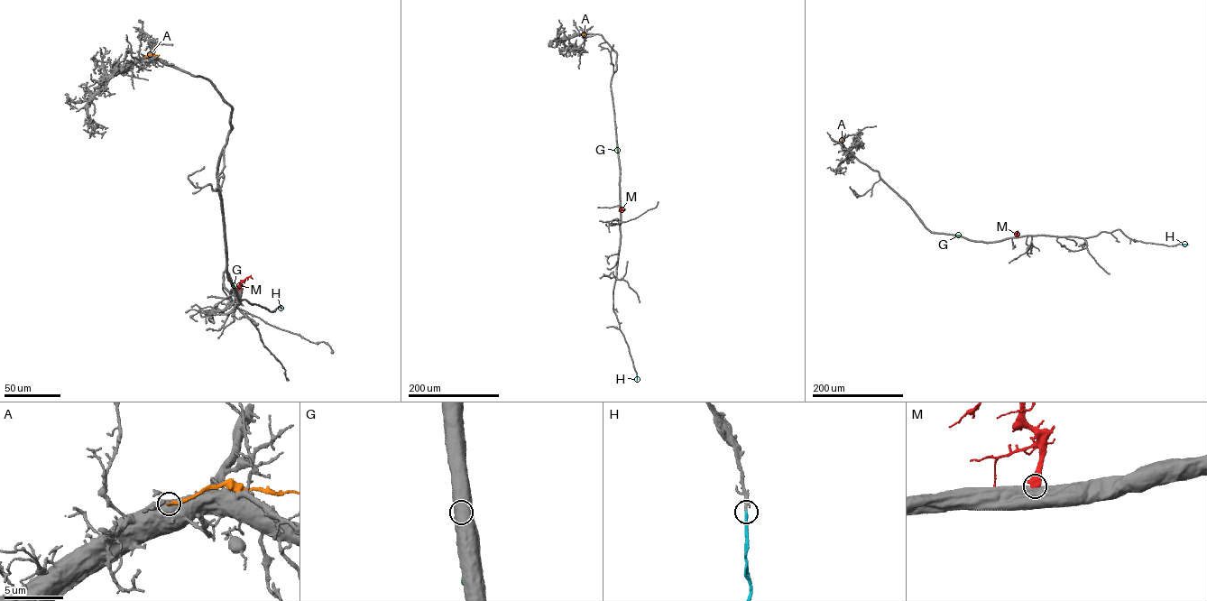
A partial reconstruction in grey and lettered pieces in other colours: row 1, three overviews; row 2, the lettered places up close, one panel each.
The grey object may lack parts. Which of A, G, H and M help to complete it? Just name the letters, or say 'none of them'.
H

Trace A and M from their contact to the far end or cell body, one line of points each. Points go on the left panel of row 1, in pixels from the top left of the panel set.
A: (144, 56), (159, 55)
M: (241, 290), (241, 281), (250, 276), (253, 279)

